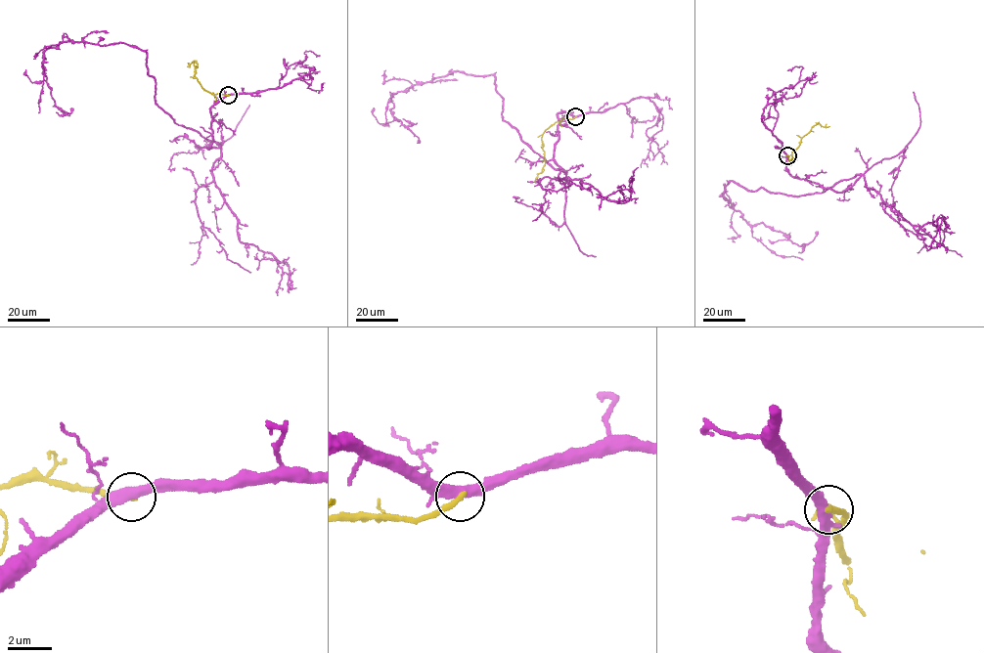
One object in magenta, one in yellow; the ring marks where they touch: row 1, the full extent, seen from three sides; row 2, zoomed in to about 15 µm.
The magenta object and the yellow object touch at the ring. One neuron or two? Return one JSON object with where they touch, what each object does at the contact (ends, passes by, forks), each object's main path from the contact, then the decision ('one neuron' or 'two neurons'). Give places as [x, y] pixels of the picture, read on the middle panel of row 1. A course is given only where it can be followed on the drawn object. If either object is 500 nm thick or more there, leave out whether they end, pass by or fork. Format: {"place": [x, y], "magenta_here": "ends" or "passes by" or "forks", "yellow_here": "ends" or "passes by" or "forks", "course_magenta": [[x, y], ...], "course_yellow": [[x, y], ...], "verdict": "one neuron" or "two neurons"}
{"place": [575, 116], "magenta_here": "passes by", "yellow_here": "ends", "course_magenta": [[575, 116], [558, 113], [557, 170], [503, 118], [494, 76], [453, 71], [391, 97], [417, 143]], "course_yellow": [[575, 116], [555, 122], [544, 131], [542, 141], [545, 164], [534, 182]], "verdict": "two neurons"}

